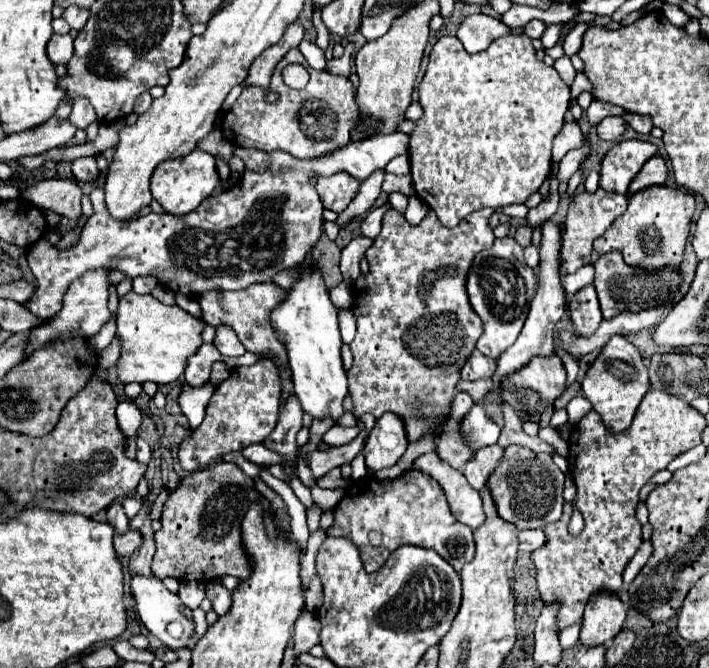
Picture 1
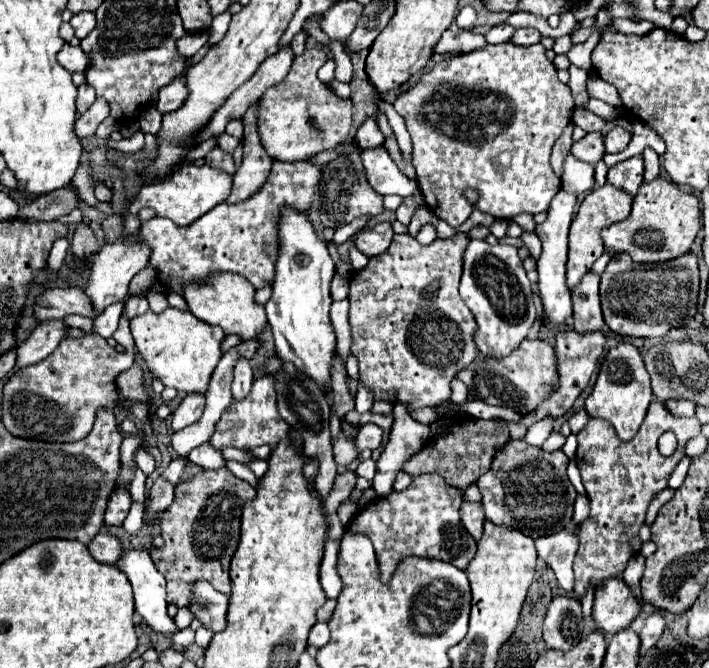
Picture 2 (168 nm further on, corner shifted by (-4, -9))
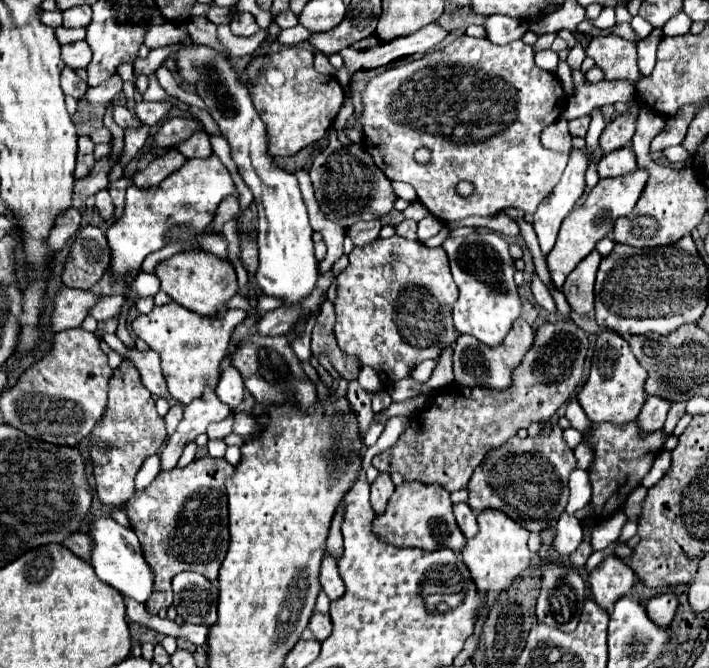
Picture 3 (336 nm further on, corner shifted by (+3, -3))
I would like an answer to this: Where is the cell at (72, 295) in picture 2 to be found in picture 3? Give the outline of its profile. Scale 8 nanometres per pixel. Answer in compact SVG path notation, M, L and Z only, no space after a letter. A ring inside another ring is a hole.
M105 296L99 300L99 304L95 304L95 308L91 310L91 316L99 322L109 320L109 318L117 318L123 302L125 302L123 296Z

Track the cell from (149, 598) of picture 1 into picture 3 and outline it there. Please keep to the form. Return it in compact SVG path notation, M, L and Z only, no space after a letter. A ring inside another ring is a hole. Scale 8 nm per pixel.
M99 516L89 524L89 536L93 540L91 550L91 564L95 568L95 574L115 590L123 592L125 596L131 596L137 602L147 602L151 588L153 588L153 572L149 570L141 544L135 536L135 532L127 526L117 524L111 516Z

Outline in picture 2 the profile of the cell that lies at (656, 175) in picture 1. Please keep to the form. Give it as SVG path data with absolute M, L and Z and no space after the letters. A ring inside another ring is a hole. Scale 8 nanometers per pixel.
M645 148L643 151L643 159L644 159L644 182L648 184L648 182L652 182L654 178L658 178L660 172L660 163L659 163L659 155L654 152L651 148Z

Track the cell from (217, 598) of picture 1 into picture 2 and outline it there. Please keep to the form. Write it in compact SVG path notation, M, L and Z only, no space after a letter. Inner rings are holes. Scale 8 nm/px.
M198 582L194 590L194 598L190 602L190 610L212 632L220 632L226 628L228 596L214 590L208 582Z

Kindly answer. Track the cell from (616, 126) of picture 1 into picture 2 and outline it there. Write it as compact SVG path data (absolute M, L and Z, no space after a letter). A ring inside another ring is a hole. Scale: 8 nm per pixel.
M616 126L608 132L606 140L604 140L604 146L606 146L606 152L622 152L630 142L630 132L624 130L622 126Z

